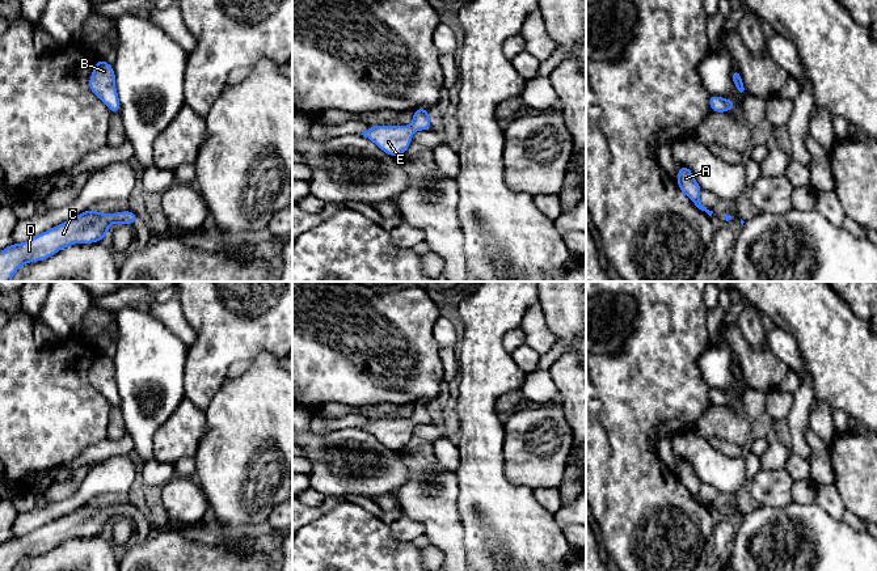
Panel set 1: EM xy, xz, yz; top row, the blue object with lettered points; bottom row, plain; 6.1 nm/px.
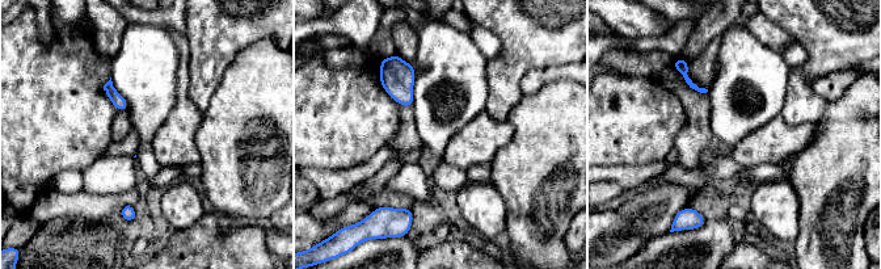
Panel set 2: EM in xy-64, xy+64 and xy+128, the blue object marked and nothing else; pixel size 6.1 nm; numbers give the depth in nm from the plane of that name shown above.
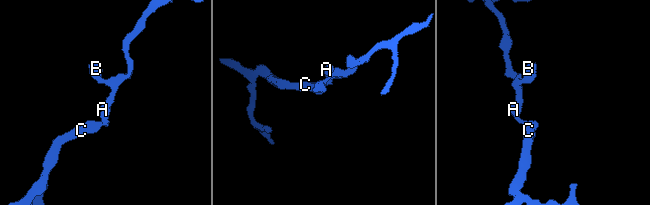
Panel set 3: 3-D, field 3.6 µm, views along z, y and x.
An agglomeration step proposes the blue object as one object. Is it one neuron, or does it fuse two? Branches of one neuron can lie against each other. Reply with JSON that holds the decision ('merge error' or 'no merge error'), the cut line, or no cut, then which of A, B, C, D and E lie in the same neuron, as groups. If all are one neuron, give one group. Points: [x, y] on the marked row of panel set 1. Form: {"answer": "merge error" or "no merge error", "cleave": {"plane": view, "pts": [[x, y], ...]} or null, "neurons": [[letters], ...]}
{"answer": "no merge error", "cleave": null, "neurons": [["A", "B", "C", "D", "E"]]}

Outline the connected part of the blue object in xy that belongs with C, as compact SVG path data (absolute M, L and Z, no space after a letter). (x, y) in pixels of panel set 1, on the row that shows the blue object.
M93 208L72 217L49 230L42 232L41 234L30 238L22 244L12 244L0 251L0 282L10 282L12 276L17 272L17 270L29 262L43 261L66 246L73 244L94 244L107 237L107 229L111 224L127 224L132 225L138 219L138 215L132 211L121 211L115 213L101 213L94 211Z

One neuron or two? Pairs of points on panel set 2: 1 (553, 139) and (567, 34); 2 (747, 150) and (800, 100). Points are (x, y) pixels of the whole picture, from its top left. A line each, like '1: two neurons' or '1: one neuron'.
1: two neurons
2: two neurons

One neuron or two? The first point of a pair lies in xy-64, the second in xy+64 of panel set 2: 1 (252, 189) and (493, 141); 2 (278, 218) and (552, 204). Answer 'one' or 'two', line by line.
1: two
2: two

